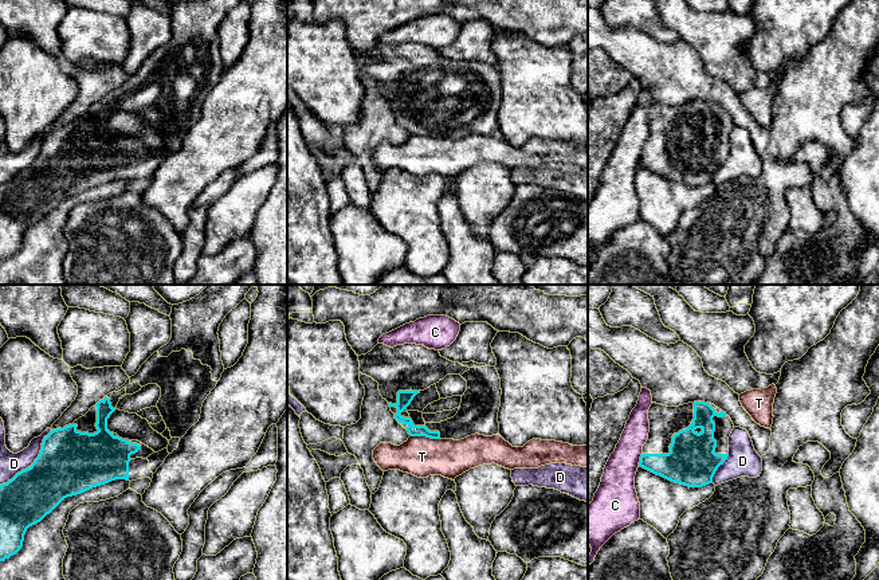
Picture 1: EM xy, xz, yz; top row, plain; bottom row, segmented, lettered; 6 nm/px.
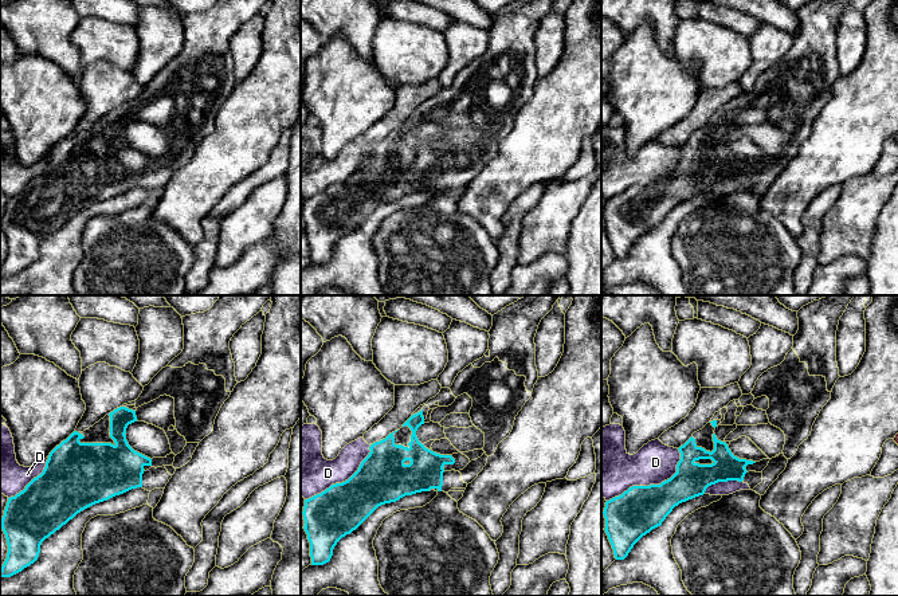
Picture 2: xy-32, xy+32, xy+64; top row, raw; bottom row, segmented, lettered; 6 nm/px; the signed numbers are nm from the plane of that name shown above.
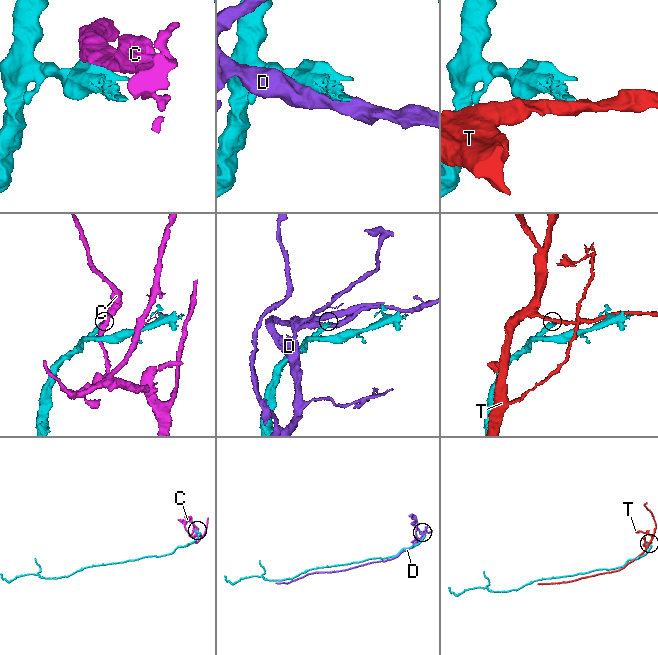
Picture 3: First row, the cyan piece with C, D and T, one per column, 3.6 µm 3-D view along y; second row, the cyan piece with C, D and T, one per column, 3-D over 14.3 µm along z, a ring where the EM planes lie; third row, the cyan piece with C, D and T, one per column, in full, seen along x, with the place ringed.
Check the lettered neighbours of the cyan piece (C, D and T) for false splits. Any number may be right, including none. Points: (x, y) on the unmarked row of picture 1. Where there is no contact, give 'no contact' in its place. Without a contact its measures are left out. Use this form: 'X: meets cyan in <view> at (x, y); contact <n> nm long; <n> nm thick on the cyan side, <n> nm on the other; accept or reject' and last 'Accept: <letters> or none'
C: meets cyan in yz at (640, 159); contact 80 nm long; 220 nm thick on the cyan side, 220 nm on the other; reject
D: meets cyan in xy at (34, 161); contact 460 nm long; 380 nm thick on the cyan side, 130 nm on the other; reject
T: meets cyan in xz at (426, 134); contact 180 nm long; 80 nm thick on the cyan side, 240 nm on the other; reject
Accept: none

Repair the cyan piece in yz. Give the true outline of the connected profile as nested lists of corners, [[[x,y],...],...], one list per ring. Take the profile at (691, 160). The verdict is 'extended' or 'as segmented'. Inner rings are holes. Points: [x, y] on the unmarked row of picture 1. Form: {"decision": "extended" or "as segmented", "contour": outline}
{"decision": "extended", "contour": [[[705,101],[679,106],[652,102],[650,132],[639,165],[688,187],[713,183],[718,166],[729,156],[734,124]]]}

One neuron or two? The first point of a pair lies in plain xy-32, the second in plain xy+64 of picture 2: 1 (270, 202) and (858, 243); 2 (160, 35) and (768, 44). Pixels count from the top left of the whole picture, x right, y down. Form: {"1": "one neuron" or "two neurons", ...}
{"1": "one neuron", "2": "one neuron"}

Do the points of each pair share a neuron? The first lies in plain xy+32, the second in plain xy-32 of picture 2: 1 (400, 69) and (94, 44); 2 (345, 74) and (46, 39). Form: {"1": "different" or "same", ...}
{"1": "same", "2": "different"}

